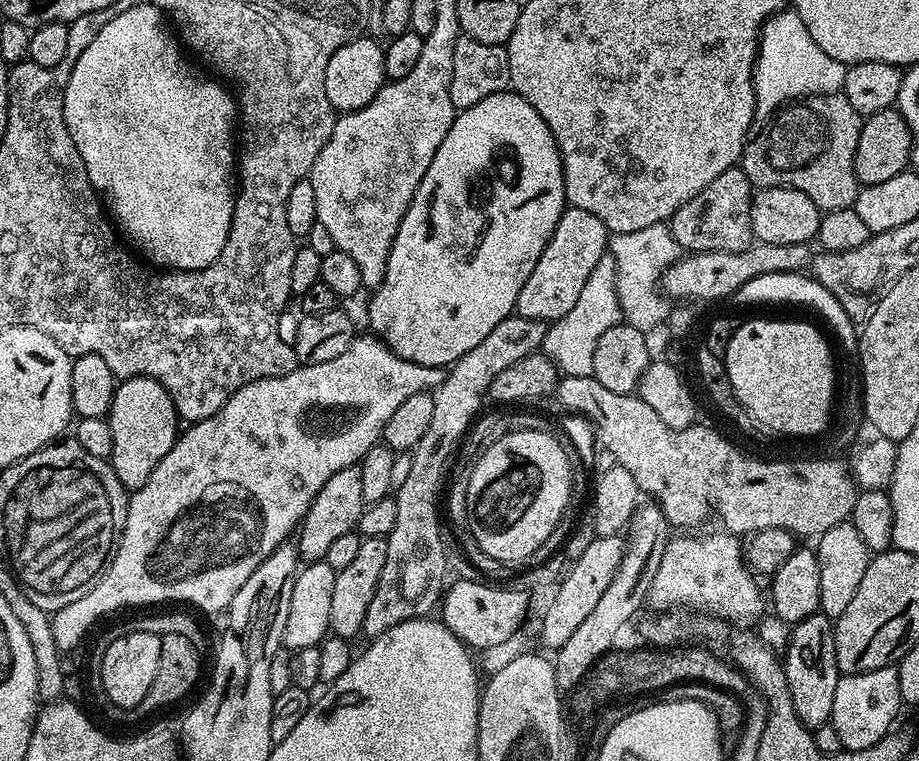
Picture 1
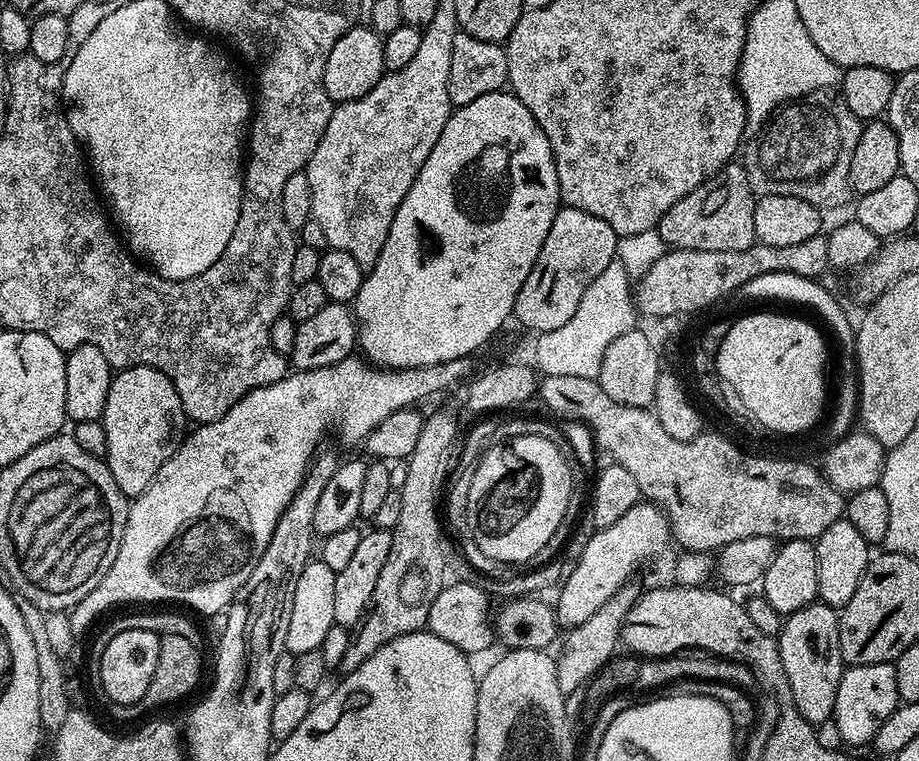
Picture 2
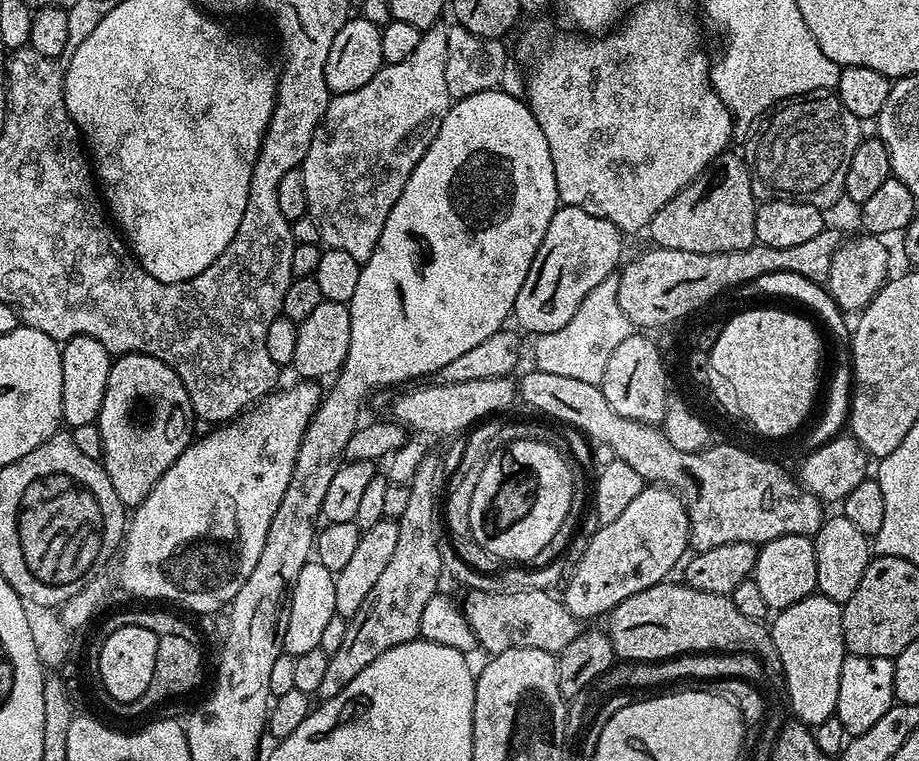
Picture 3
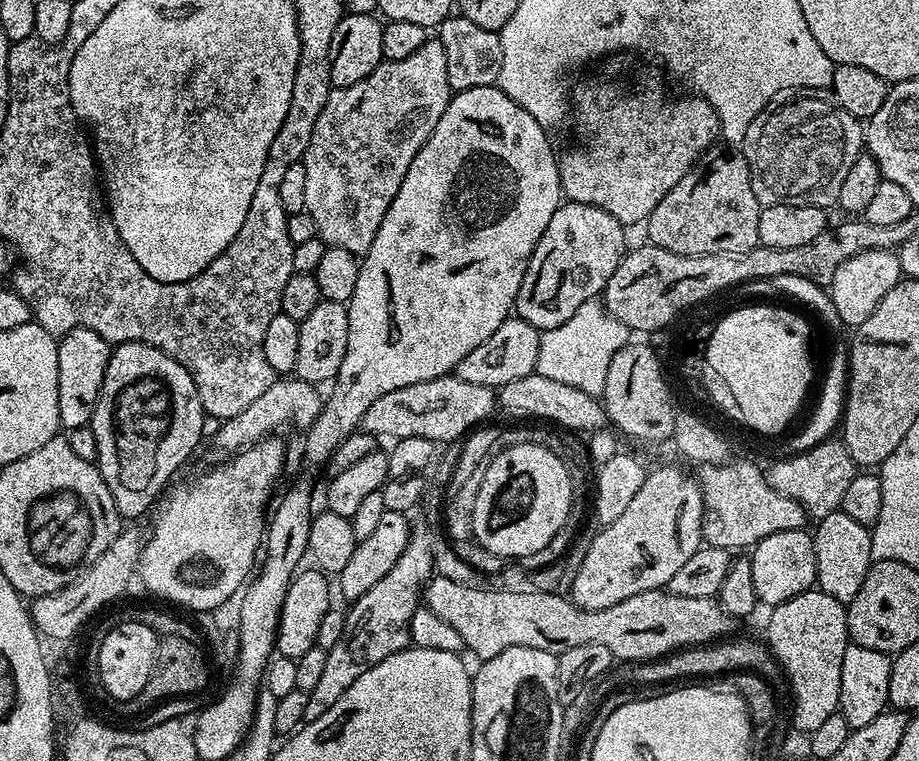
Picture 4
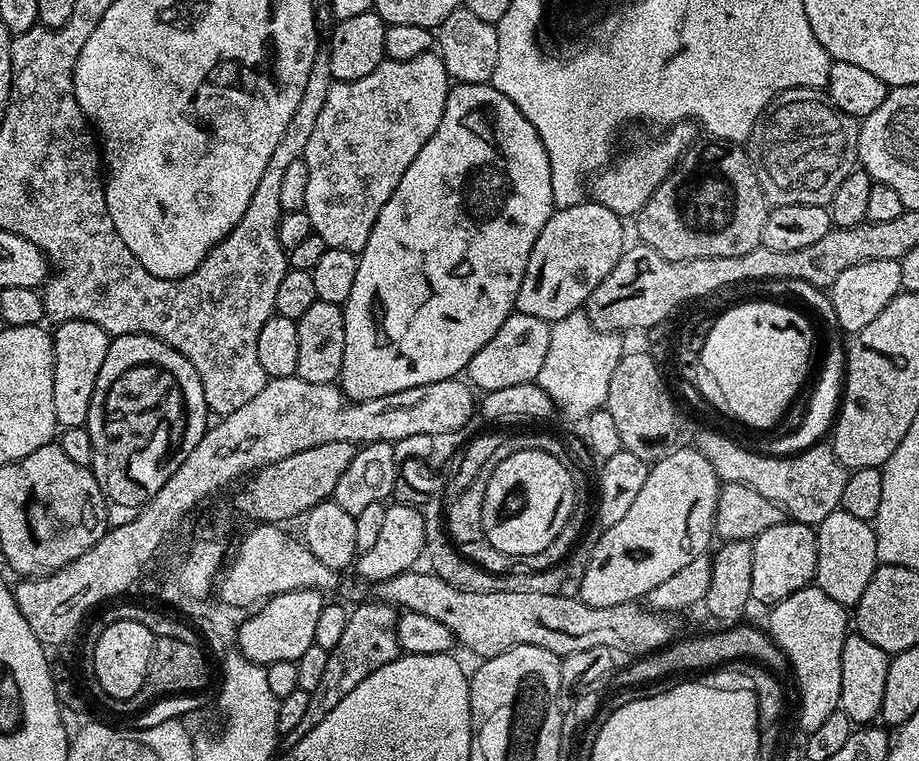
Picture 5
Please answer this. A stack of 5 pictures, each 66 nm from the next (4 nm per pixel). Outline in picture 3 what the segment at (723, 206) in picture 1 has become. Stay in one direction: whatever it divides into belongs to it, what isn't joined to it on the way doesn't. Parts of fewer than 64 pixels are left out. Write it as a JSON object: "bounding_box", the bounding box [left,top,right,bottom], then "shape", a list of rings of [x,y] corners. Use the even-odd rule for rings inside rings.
{"bounding_box":[648,155,758,254],"shape":[[[739,155],[716,157],[692,184],[686,185],[648,223],[651,243],[666,250],[686,250],[690,254],[718,254],[746,250],[757,243],[754,222],[758,201],[752,193],[747,163]]]}

